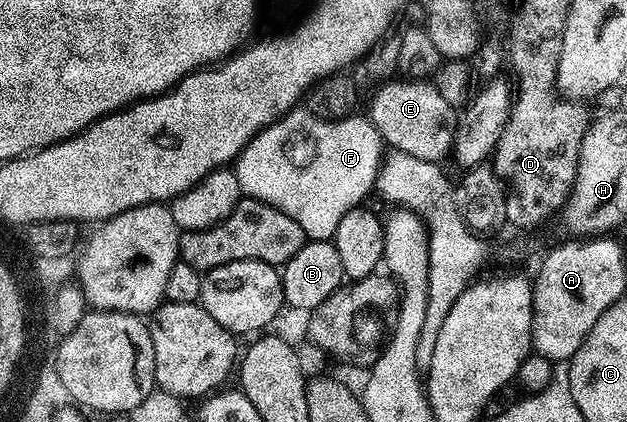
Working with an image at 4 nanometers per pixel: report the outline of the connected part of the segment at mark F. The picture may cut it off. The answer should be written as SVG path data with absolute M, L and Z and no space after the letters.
M306 108L283 114L255 135L233 163L240 191L293 216L312 242L334 239L341 216L376 189L385 143L370 117L322 118Z

